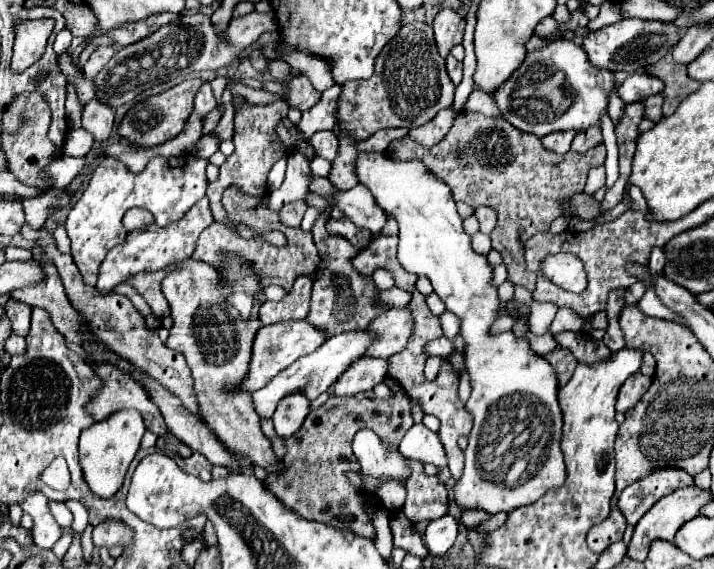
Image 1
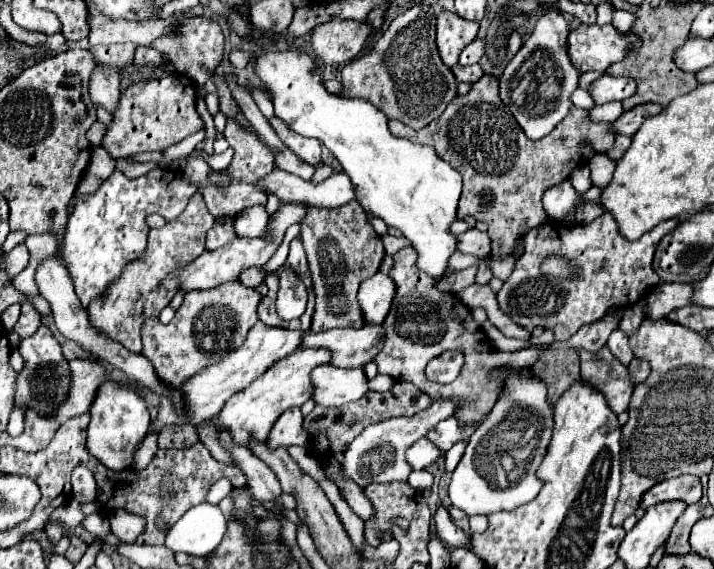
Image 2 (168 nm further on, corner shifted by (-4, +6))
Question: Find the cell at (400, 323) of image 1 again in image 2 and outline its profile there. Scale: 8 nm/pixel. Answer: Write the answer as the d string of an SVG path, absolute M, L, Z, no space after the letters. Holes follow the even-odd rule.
M366 323L360 329L332 329L304 335L304 347L328 347L332 351L332 363L336 367L362 367L370 363L384 343L384 325Z

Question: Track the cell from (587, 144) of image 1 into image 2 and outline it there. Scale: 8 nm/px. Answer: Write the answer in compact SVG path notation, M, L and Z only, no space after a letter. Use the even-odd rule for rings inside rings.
M656 103L636 105L636 107L628 109L628 111L612 125L612 131L614 131L616 135L628 135L628 137L632 137L632 135L638 131L638 127L640 127L648 117L658 115L660 111L662 111L662 107L656 105Z

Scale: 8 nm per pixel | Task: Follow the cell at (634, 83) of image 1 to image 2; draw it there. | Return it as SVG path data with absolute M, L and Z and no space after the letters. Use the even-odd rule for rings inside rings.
M604 73L596 83L592 83L592 97L598 105L608 101L624 101L636 93L636 81L630 77L612 77Z

